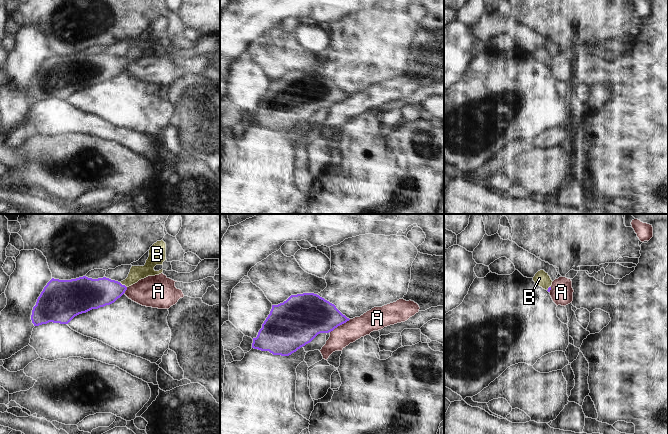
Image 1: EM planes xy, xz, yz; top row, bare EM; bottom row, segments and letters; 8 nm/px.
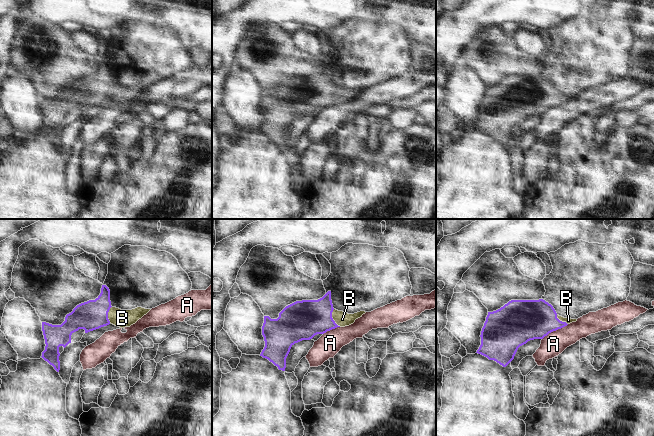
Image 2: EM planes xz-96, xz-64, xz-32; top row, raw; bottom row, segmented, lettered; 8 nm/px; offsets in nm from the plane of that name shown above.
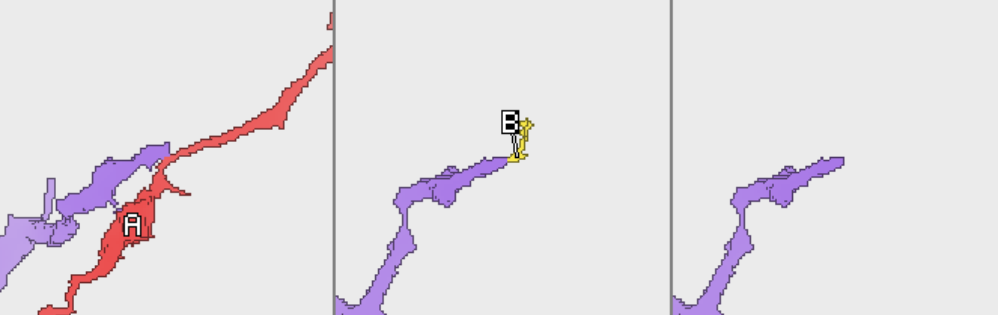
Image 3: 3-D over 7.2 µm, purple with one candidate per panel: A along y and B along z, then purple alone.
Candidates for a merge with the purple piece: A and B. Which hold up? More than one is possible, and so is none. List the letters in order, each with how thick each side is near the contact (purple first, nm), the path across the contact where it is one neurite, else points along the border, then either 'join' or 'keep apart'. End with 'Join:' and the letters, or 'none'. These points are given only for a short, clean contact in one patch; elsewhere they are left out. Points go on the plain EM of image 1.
A: calibres 320 and 170 nm; border xz (350, 95), (328, 108); keep apart
B: calibres 240 and 120 nm; way xy (93, 69), (117, 65), (123, 61), (136, 49); join
Join: B

